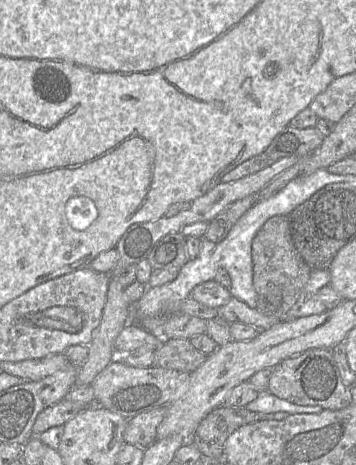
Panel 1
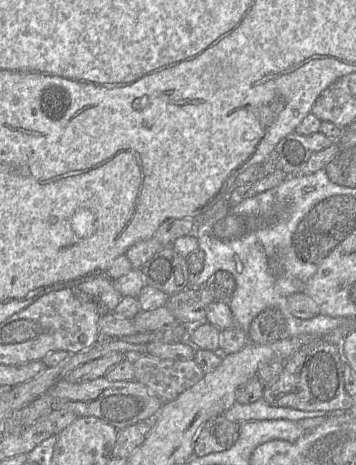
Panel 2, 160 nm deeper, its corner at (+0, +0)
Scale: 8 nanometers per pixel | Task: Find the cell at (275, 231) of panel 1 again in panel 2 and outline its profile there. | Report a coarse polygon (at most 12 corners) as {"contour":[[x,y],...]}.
{"contour":[[273,308],[251,322],[249,343],[272,344],[286,335],[285,319]]}

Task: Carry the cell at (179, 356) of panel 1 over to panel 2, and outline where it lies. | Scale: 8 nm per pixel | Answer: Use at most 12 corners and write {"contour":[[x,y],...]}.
{"contour":[[136,355],[134,380],[163,404],[205,375],[194,360]]}

